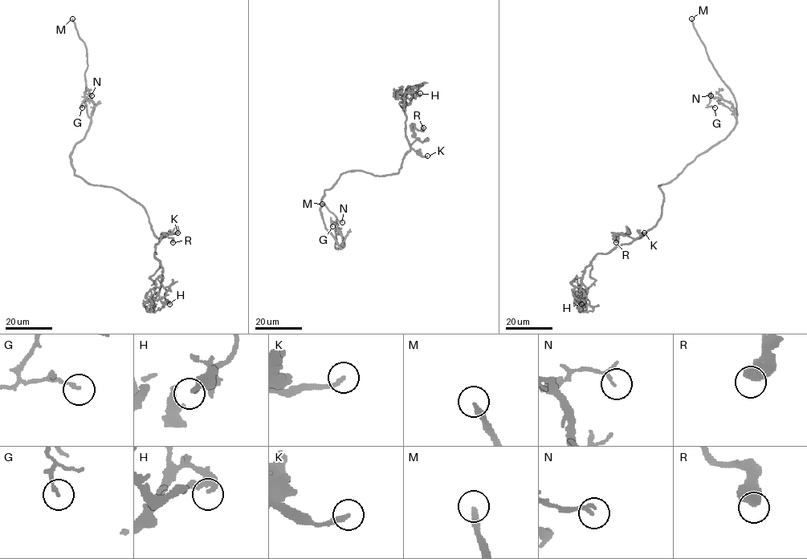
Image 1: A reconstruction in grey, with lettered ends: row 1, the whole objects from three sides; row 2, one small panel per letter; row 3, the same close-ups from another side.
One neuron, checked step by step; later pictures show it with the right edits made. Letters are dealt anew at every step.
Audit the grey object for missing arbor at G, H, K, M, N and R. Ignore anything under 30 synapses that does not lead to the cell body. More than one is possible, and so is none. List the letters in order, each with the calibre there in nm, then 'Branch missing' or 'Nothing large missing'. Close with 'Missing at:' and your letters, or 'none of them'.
G: Thickness 160 nm. Nothing large missing
H: Thickness 320 nm. Nothing large missing
K: Thickness 200 nm. Branch missing
M: Thickness 280 nm. Branch missing
N: Thickness 110 nm. Nothing large missing
R: Thickness 700 nm. Nothing large missing
Missing at: K, M

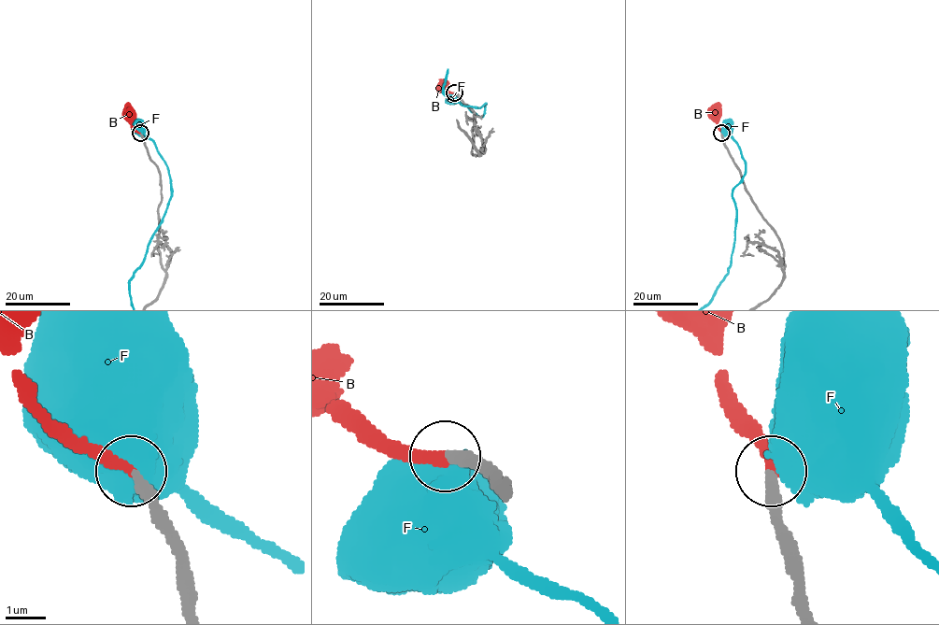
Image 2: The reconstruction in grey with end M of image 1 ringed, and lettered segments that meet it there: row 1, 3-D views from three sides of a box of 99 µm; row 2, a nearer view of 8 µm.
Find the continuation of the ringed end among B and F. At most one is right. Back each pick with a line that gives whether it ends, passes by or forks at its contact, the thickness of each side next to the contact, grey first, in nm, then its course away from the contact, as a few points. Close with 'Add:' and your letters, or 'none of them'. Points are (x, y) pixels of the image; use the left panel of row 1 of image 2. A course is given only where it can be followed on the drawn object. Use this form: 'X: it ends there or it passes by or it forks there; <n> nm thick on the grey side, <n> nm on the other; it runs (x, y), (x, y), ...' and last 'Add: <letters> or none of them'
B: it ends there; 280 nm thick on the grey side, 280 nm on the other; it runs (140, 134), (132, 127), (129, 114)
Add: B

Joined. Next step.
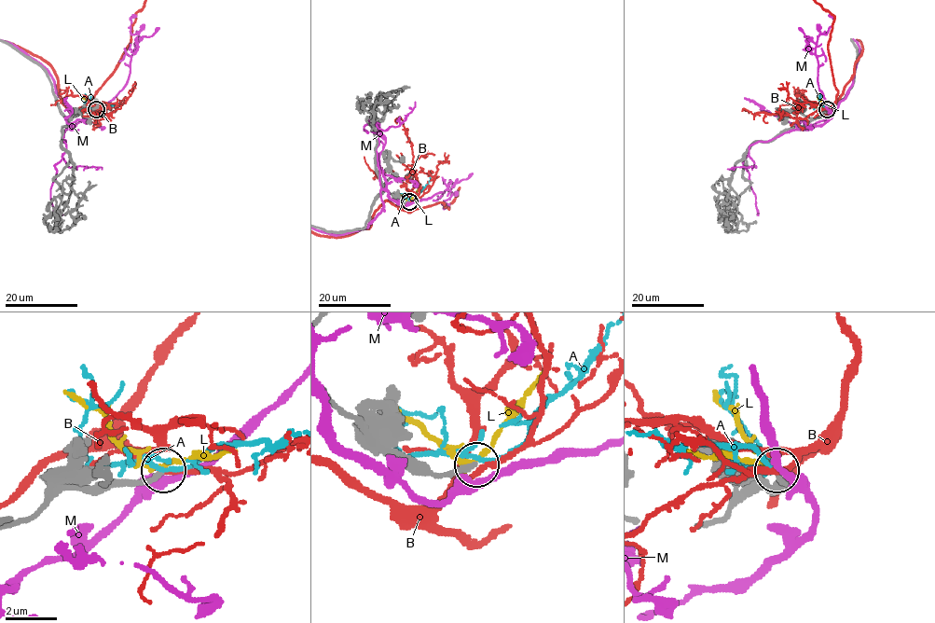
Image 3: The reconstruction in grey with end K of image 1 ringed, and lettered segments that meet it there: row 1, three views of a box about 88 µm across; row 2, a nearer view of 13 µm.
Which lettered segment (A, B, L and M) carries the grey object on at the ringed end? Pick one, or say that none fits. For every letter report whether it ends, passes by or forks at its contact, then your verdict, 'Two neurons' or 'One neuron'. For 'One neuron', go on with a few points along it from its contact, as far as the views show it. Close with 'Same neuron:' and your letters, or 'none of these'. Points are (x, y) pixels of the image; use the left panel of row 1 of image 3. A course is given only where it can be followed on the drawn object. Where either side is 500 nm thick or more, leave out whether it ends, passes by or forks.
A: It forks there. Two neurons
B: It passes by. Two neurons
L: It passes by. Two neurons
M: It passes by. Two neurons
Same neuron: none of these

